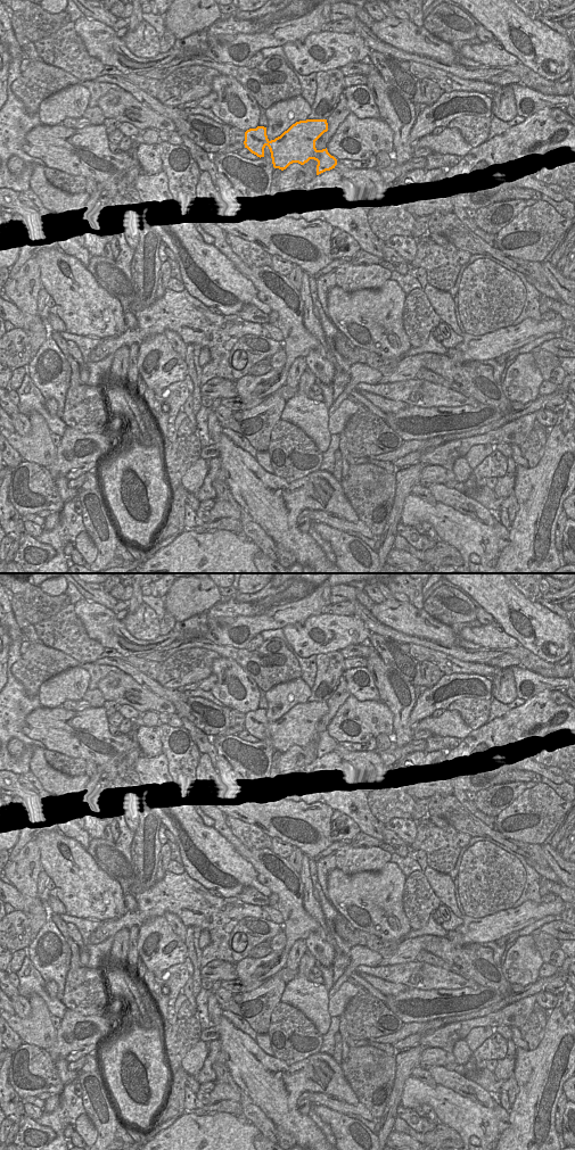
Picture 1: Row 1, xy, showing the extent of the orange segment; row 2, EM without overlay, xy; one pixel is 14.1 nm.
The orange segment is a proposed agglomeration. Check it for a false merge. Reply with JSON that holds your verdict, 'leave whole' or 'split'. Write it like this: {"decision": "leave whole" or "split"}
{"decision": "leave whole"}

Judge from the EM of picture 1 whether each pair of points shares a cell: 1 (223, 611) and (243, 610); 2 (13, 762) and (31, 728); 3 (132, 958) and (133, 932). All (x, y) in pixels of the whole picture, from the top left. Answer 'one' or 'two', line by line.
1: one
2: two
3: one

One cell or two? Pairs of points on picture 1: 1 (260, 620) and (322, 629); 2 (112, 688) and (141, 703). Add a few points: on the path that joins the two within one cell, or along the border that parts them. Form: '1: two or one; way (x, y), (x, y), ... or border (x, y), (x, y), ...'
1: two; border (313, 615), (303, 621), (288, 623), (281, 628)
2: one; way (120, 688), (132, 692), (136, 695)

